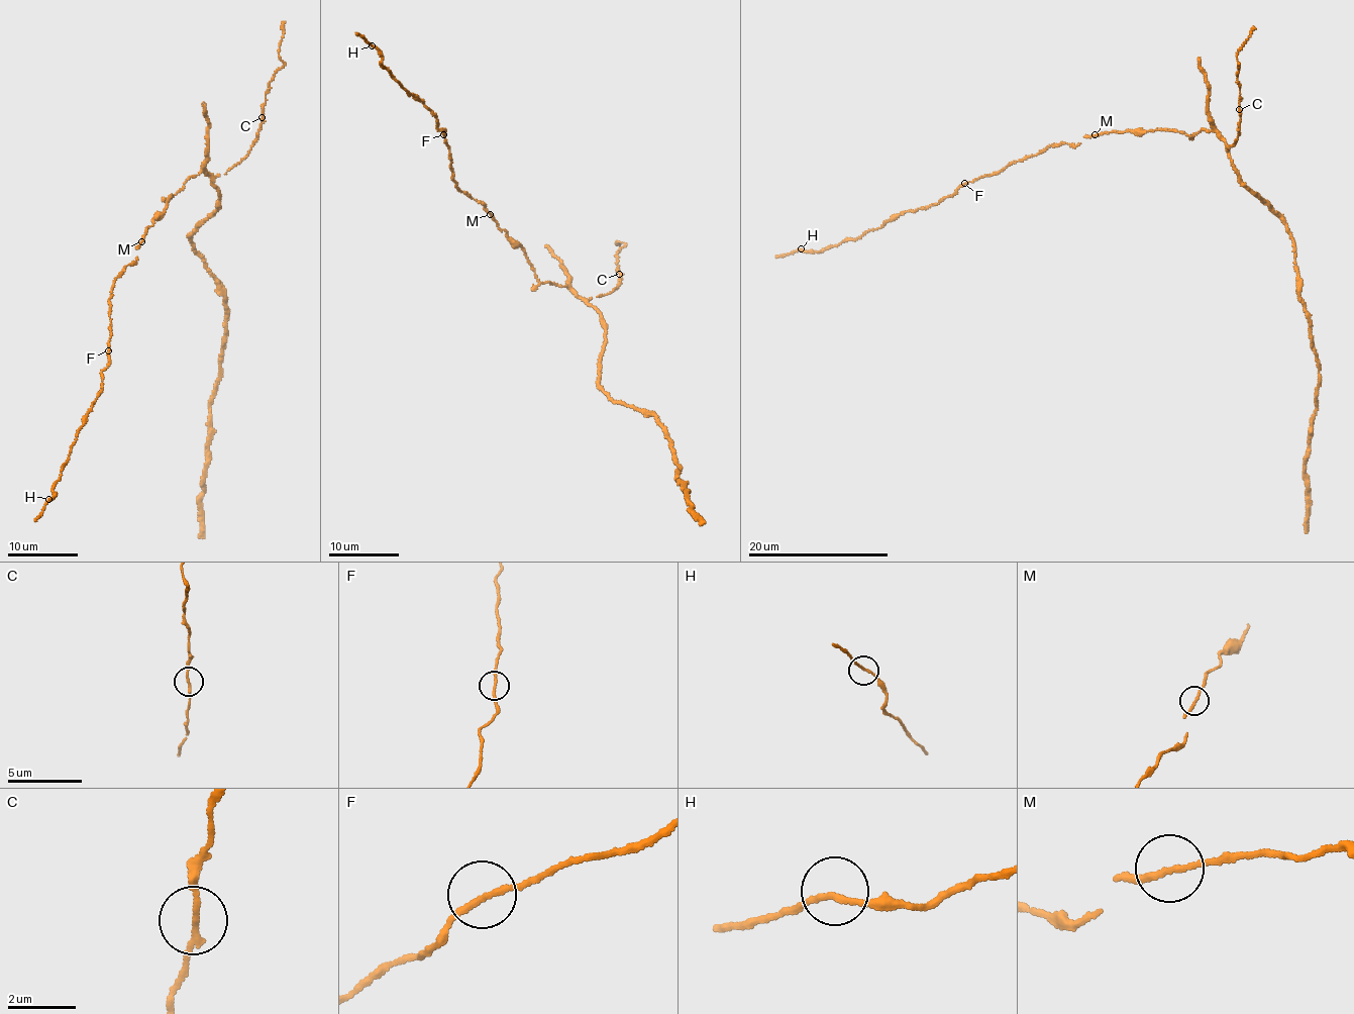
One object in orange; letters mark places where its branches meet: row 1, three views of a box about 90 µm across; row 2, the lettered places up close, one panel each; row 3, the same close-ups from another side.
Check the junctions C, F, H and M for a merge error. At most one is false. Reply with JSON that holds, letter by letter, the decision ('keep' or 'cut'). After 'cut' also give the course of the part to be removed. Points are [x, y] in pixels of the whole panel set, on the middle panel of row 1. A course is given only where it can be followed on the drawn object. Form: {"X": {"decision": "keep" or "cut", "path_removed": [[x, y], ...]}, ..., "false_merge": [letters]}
{"C": {"decision": "keep"}, "F": {"decision": "keep"}, "H": {"decision": "keep"}, "M": {"decision": "keep"}, "false_merge": []}

